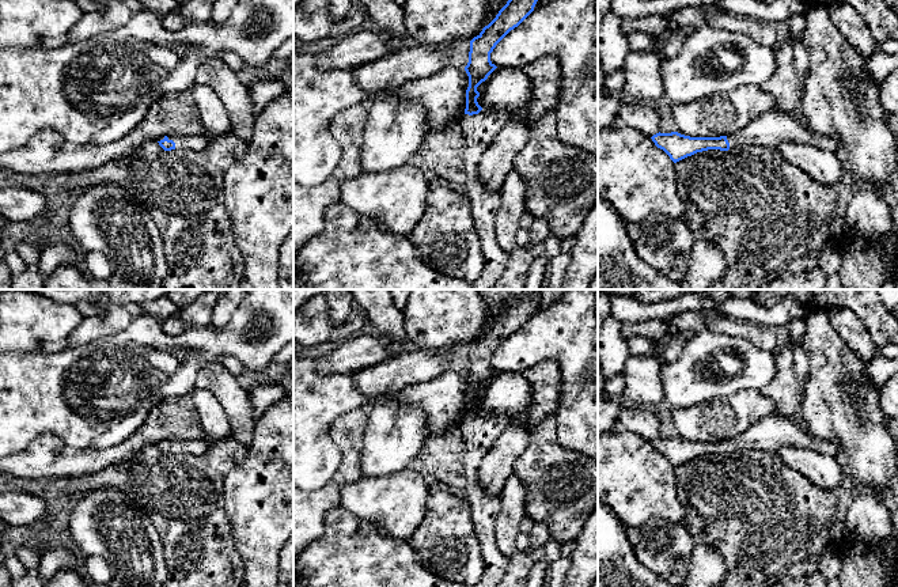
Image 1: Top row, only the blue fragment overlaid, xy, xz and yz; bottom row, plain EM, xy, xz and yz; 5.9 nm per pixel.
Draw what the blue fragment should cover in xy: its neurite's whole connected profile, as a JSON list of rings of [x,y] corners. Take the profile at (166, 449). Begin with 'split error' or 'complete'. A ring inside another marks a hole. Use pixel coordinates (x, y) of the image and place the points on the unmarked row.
split error; [[[204,439],[198,440],[164,440],[158,443],[159,450],[164,455],[178,454],[178,455],[201,455],[206,451],[209,443]]]

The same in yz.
split error; [[[768,416],[753,424],[743,433],[720,442],[690,442],[678,436],[656,438],[655,450],[663,454],[677,467],[687,461],[708,454],[728,455],[743,448],[773,451],[777,447],[808,447],[822,454],[836,457],[841,447],[830,440],[818,439],[808,433],[804,424],[796,419]]]

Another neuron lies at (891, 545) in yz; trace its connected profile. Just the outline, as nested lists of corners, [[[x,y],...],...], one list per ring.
[[[898,508],[891,511],[891,533],[884,545],[886,567],[893,568],[898,560]]]

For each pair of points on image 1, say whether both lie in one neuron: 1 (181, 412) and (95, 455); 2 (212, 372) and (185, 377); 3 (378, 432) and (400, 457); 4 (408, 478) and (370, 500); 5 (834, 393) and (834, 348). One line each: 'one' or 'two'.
1: one
2: two
3: one
4: one
5: one

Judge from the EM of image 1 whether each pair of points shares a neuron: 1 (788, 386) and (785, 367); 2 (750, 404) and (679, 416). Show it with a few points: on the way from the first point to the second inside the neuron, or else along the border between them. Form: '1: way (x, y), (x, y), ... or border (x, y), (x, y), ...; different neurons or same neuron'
1: way (785, 382), (785, 371); same neuron
2: way (739, 423), (734, 427), (728, 421), (698, 420); same neuron

